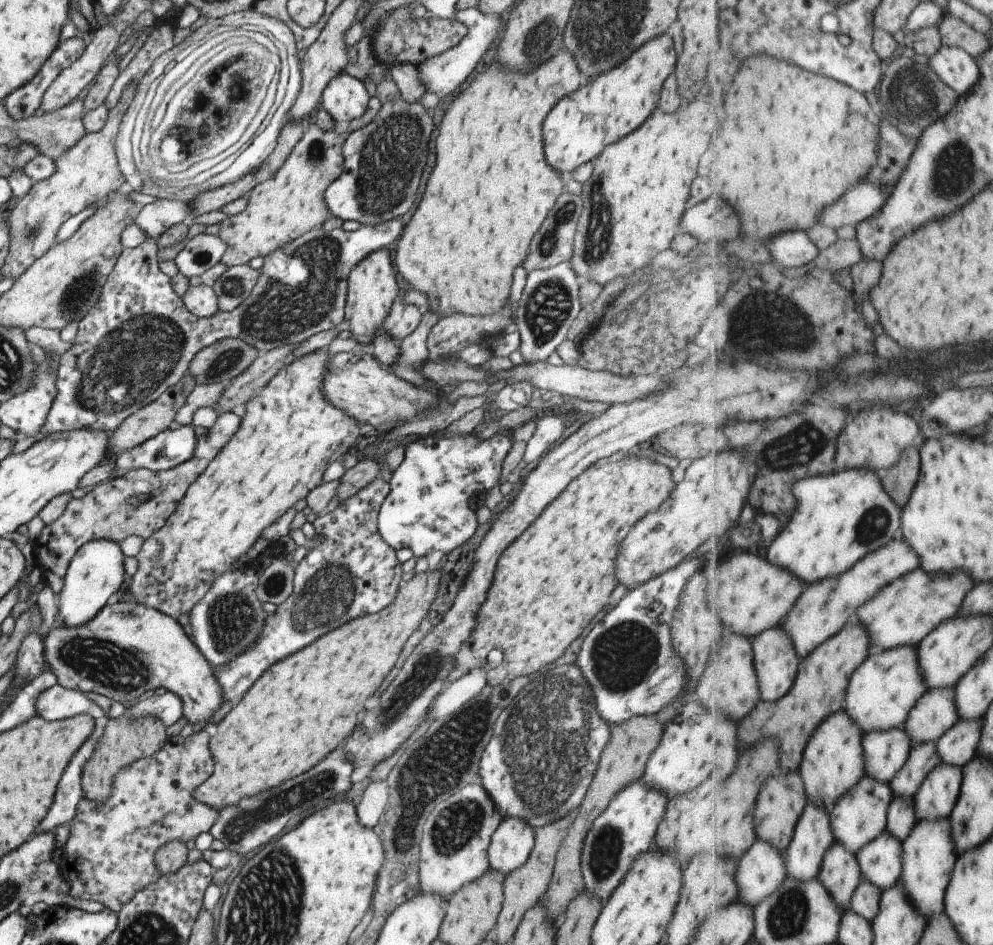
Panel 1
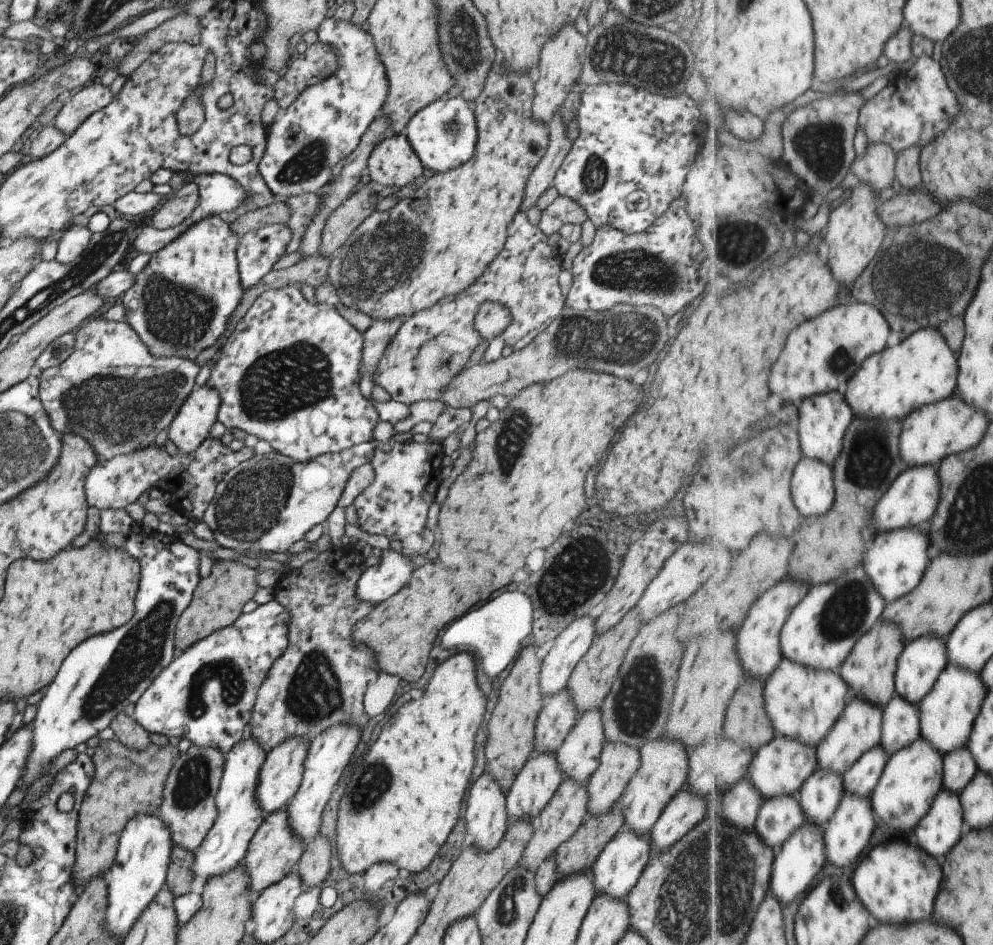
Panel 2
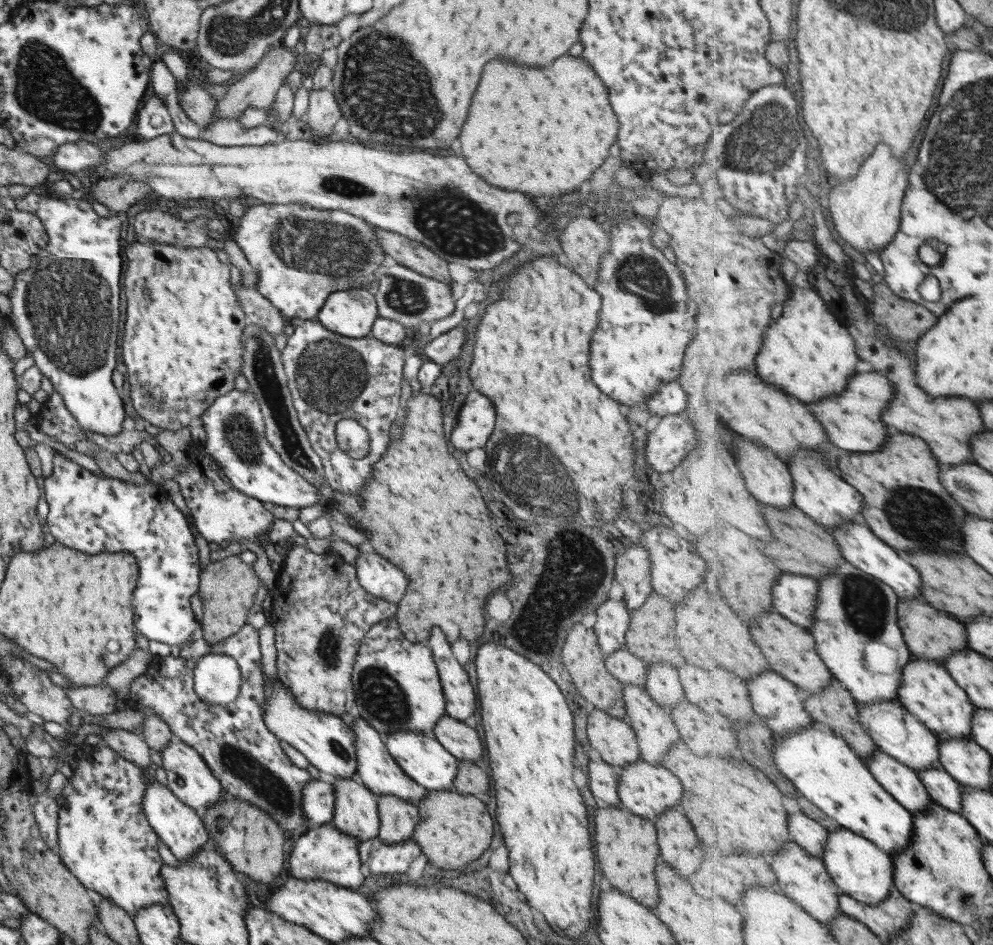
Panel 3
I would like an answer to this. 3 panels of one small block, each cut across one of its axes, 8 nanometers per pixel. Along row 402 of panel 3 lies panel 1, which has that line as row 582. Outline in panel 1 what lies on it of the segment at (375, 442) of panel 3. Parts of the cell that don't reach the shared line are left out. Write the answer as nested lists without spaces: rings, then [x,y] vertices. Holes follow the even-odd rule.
[[[386,477],[373,479],[357,494],[339,501],[338,506],[324,516],[317,517],[312,523],[321,542],[313,543],[313,547],[306,555],[294,565],[292,578],[292,591],[285,602],[277,606],[272,616],[266,616],[258,639],[245,652],[239,653],[232,661],[215,668],[214,677],[219,683],[222,700],[231,701],[233,698],[243,696],[252,684],[262,676],[263,671],[271,664],[286,656],[296,653],[304,646],[311,644],[316,638],[327,634],[348,620],[363,616],[364,614],[379,612],[395,598],[397,589],[401,585],[401,567],[395,559],[392,548],[379,536],[376,527],[376,518],[379,507],[389,492],[389,483]]]

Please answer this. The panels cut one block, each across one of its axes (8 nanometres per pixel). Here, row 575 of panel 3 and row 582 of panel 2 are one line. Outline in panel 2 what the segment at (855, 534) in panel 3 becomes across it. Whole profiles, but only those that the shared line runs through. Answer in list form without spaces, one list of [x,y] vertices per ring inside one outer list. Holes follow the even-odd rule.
[[[919,526],[883,532],[876,536],[863,563],[866,576],[869,576],[869,580],[873,582],[875,590],[887,600],[888,604],[893,604],[901,596],[908,595],[921,584],[923,572],[929,564],[929,538],[919,532]]]

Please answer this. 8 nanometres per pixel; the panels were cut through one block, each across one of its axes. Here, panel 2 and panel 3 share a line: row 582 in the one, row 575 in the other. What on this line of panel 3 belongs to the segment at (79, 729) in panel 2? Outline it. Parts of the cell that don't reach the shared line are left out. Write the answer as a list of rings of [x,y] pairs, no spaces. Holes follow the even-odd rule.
[[[60,454],[51,459],[52,470],[43,478],[43,498],[49,506],[45,521],[46,530],[63,546],[79,550],[87,556],[127,552],[135,558],[138,567],[136,587],[132,592],[131,606],[136,634],[147,641],[157,641],[171,647],[185,646],[199,626],[189,607],[189,598],[196,593],[199,582],[199,560],[195,539],[185,516],[168,499],[159,484],[122,481],[107,475],[95,475]]]

